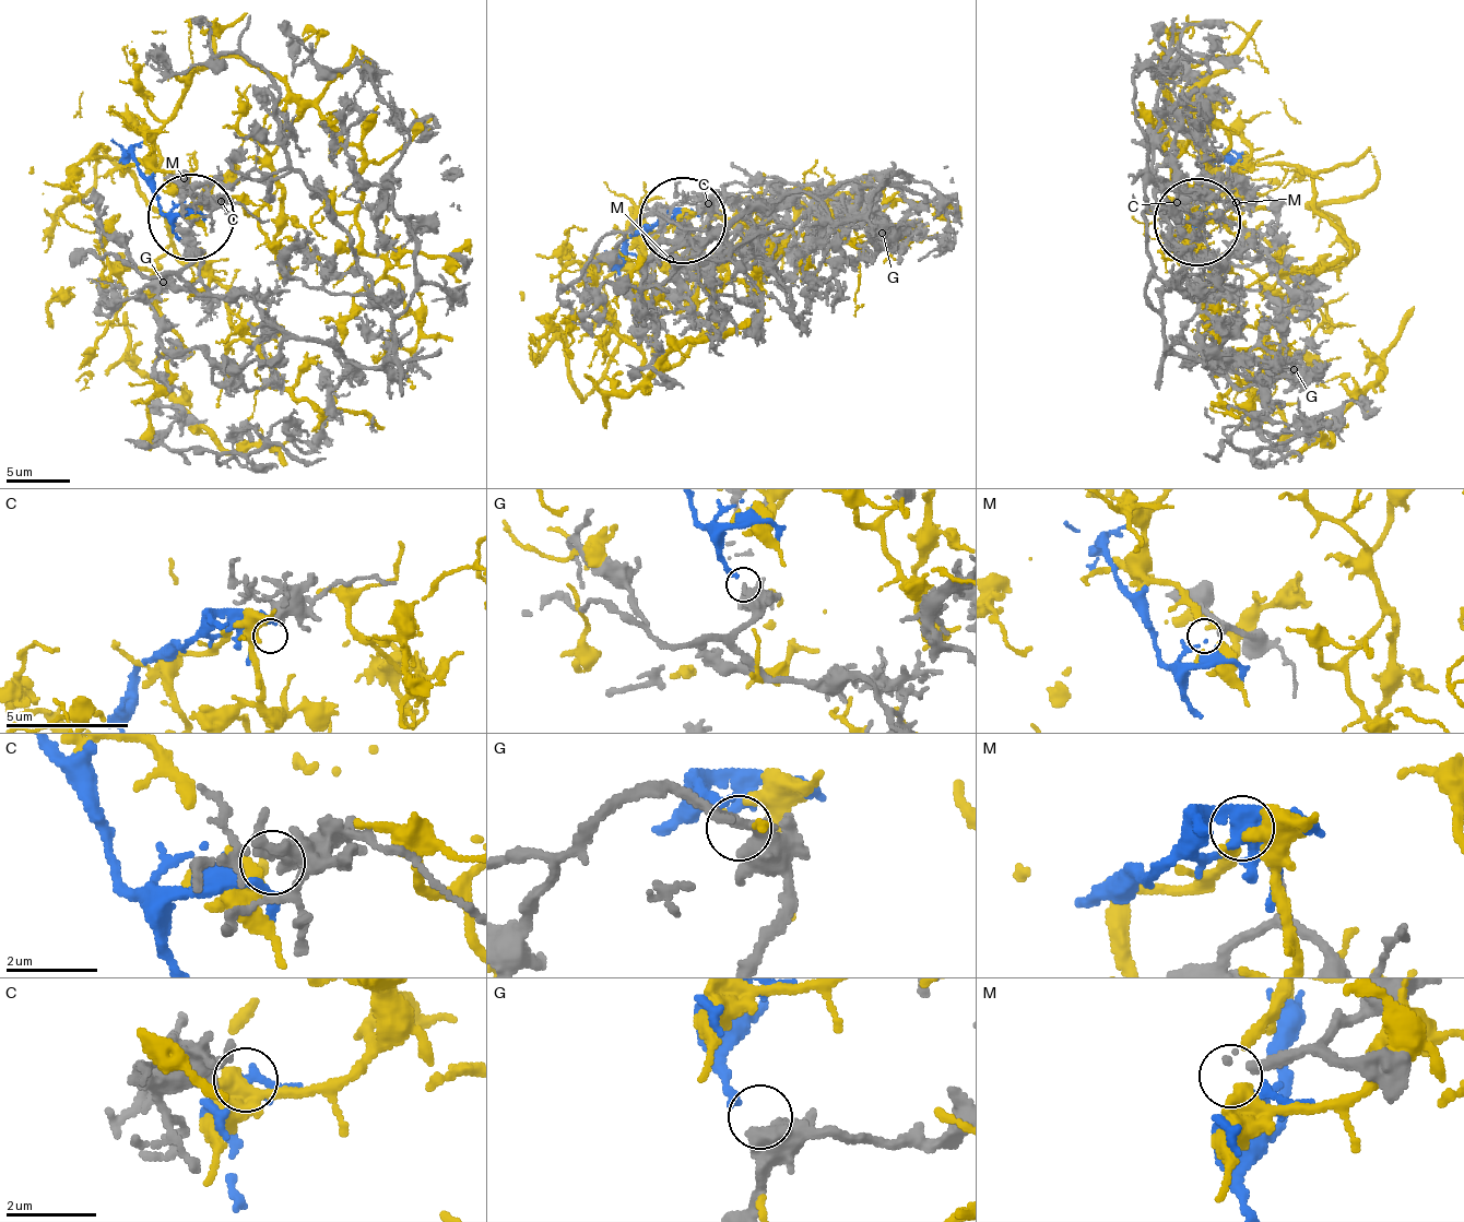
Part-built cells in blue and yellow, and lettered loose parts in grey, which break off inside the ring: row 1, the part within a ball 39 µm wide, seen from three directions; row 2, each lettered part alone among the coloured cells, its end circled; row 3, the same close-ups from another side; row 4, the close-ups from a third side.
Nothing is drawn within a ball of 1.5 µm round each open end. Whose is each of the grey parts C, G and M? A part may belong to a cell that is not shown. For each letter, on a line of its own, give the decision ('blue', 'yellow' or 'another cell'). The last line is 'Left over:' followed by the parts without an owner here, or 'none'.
C: another cell
G: blue
M: another cell
Left over: C, M

